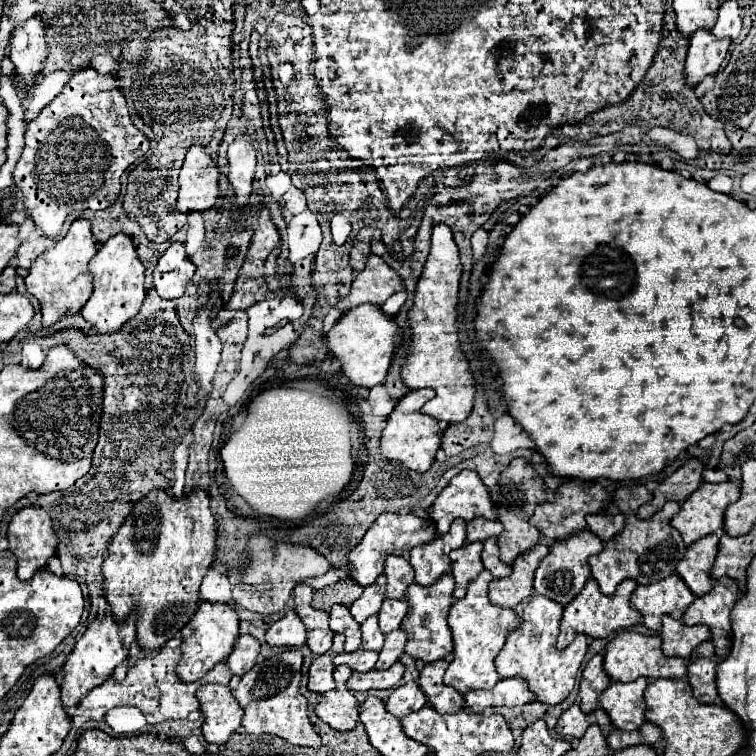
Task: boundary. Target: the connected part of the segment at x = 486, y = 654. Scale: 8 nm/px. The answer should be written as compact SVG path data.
M484 569L470 583L466 597L452 603L452 609L448 615L448 625L454 637L454 659L450 667L446 669L444 683L458 689L460 693L468 693L472 689L492 689L500 681L494 659L500 653L508 633L518 629L520 625L520 619L512 609L498 609L490 603L488 585L492 579L494 579L492 573Z

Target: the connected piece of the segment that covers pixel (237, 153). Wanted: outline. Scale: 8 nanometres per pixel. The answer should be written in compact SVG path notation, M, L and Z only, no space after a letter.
M238 137L228 147L228 169L228 181L236 193L234 205L242 209L252 195L252 179L256 171L256 151L248 137Z

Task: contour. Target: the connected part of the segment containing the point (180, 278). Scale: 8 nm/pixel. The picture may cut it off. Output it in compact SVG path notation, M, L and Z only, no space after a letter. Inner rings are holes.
M172 243L158 259L154 269L154 287L162 299L178 299L186 291L186 283L192 279L196 267L184 253L182 243Z

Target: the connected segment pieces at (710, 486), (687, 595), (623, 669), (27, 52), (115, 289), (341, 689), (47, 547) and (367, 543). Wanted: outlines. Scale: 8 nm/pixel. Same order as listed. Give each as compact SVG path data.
M732 481L702 483L696 493L682 503L680 513L670 521L680 531L686 545L716 533L724 527L724 513L730 503L740 499L740 487Z
M670 575L660 583L638 585L632 593L632 607L644 617L644 625L652 631L662 627L662 615L682 619L684 611L694 603L696 595L684 583L680 575Z
M622 631L618 633L604 651L604 671L614 679L614 681L634 681L638 677L648 677L648 679L684 679L688 675L688 661L682 657L666 657L662 653L662 639L658 635L644 635L636 631Z
M38 17L24 21L12 31L10 39L10 61L20 77L30 83L30 79L42 69L42 61L48 55L44 43L44 23Z
M118 233L118 235L110 237L100 247L100 251L90 259L88 271L94 277L94 291L92 291L92 297L88 299L88 303L82 307L80 315L92 327L96 327L98 335L114 333L126 321L130 321L132 317L138 315L138 311L142 307L142 301L144 301L144 295L146 295L144 265L140 263L140 259L136 255L132 239L124 233Z
M346 665L336 667L334 669L336 689L324 693L320 703L314 709L314 713L324 723L328 723L332 729L338 729L338 731L350 731L358 723L360 703L354 697L354 693L346 689L346 681L350 679L350 675L352 675L350 667L346 667Z
M22 507L8 523L6 539L18 559L18 577L30 579L56 553L58 539L50 515L40 507Z
M382 513L372 527L366 531L362 541L348 553L350 565L354 567L352 577L360 585L370 585L382 571L384 571L384 559L388 555L406 555L414 545L430 543L436 537L434 525L430 525L430 519L418 517L418 515L398 515L398 513Z

